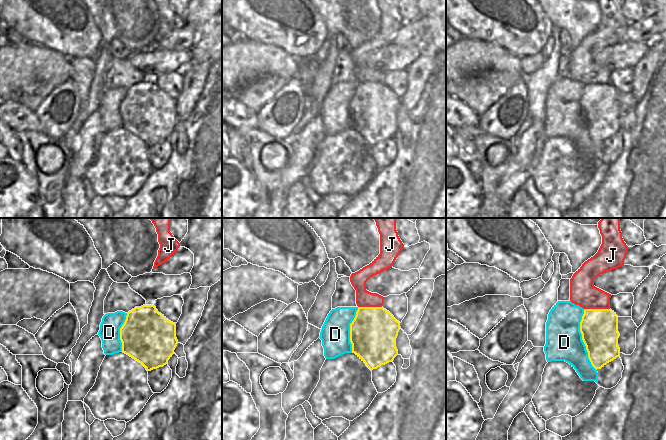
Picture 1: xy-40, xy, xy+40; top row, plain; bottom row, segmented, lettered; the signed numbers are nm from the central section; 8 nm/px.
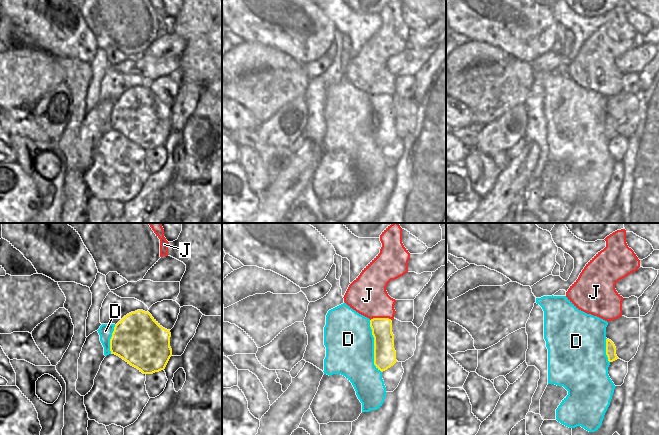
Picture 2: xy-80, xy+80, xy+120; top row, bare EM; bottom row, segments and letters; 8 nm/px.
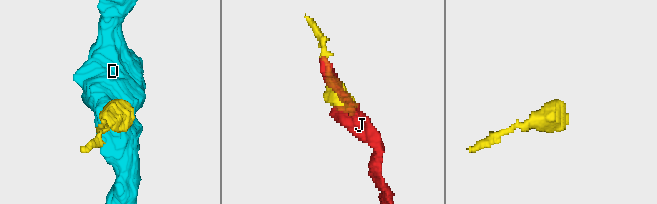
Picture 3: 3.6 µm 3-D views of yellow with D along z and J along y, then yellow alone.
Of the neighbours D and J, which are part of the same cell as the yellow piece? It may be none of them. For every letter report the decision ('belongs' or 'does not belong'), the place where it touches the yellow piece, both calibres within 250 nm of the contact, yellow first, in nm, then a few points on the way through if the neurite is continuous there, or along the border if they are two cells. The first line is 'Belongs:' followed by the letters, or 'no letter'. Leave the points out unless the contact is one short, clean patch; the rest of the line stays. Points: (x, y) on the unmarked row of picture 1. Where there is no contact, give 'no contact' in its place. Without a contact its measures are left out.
Belongs: no letter
D: does not belong; contact xy+40 (582, 115); calibres 300 and 300 nm
J: does not belong; contact xy+40 (597, 85); calibres 300 and 200 nm; border xy+40 (584, 84), (609, 85)

